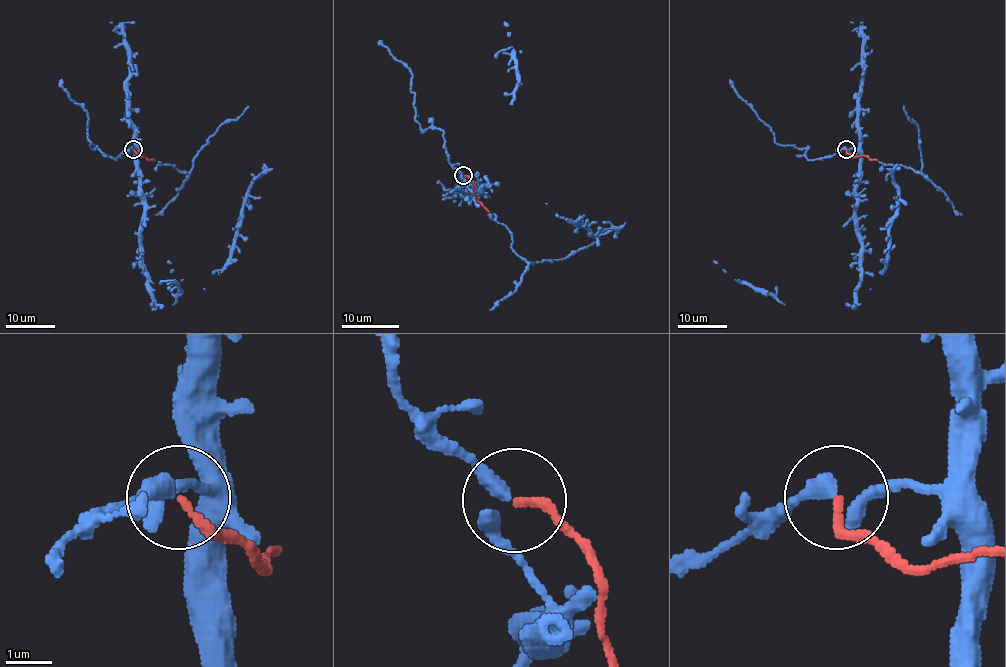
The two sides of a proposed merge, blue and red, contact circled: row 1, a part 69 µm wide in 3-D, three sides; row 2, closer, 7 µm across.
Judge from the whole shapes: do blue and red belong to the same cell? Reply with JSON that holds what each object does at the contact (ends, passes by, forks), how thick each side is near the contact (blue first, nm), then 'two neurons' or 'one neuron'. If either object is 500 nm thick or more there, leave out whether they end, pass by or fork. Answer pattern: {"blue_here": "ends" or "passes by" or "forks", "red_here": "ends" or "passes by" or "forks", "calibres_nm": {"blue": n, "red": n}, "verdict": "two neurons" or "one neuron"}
{"blue_here": "passes by", "red_here": "ends", "calibres_nm": {"blue": 340, "red": 170}, "verdict": "one neuron"}

